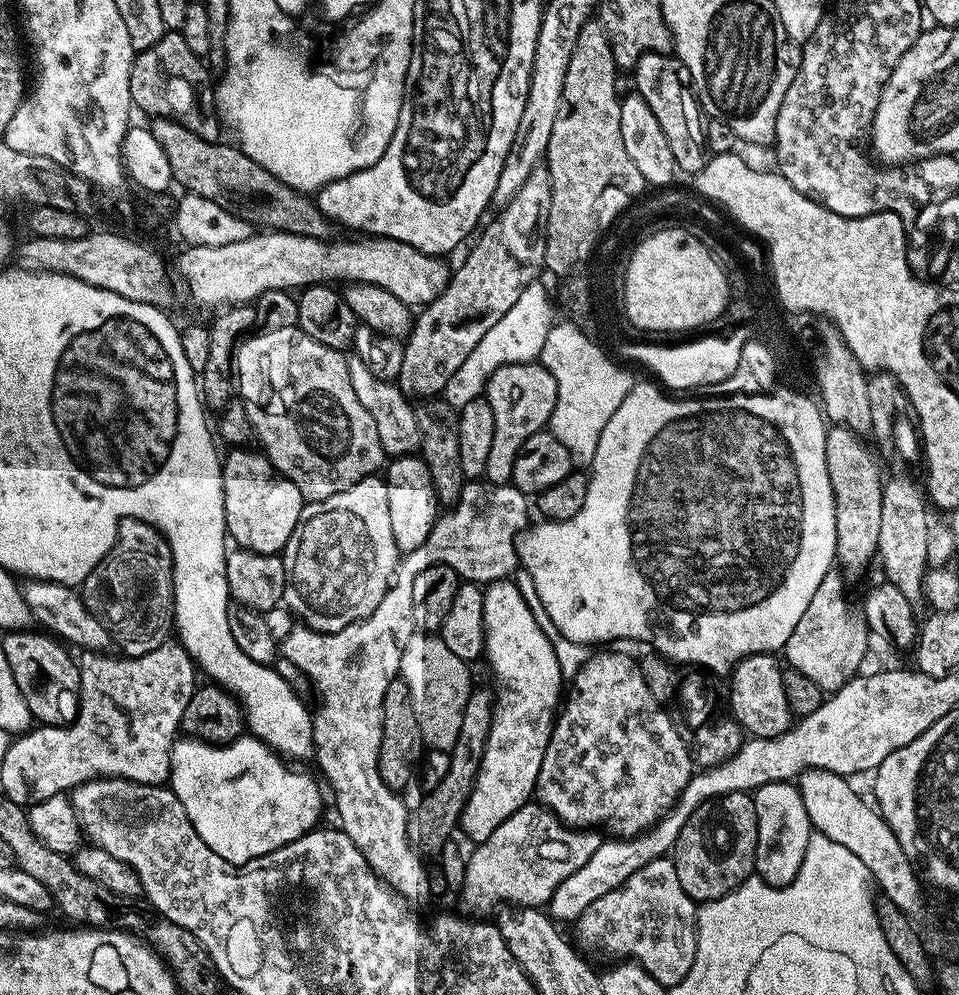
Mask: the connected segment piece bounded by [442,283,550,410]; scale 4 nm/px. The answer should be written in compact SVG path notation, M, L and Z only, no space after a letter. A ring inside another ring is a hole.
M539 283L532 284L526 293L526 298L511 308L502 318L502 322L494 322L490 330L486 330L486 338L474 346L470 358L454 370L454 378L446 382L442 399L451 408L459 410L466 406L466 402L474 402L485 395L488 380L502 366L511 364L530 364L539 357L542 346L546 346L546 334L550 334L548 327L549 309L546 300L550 296L549 290L540 288Z

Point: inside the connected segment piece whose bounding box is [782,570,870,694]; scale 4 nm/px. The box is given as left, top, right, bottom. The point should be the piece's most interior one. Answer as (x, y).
(828, 645)

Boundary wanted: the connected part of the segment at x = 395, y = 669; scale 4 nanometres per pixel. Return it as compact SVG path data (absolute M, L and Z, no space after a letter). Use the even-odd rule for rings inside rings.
M468 482L465 483L464 489L460 491L460 496L456 503L447 509L445 514L437 515L436 525L430 530L430 534L426 538L426 542L422 542L422 546L418 546L418 550L410 550L403 553L402 559L396 565L396 575L389 583L386 594L382 598L382 602L378 602L378 610L374 610L374 614L370 614L366 618L362 618L358 622L354 622L350 626L346 626L337 632L316 632L314 629L307 626L295 626L289 630L285 636L282 636L282 656L287 663L296 667L297 673L301 677L308 676L308 680L312 683L312 688L316 691L316 696L320 699L320 705L314 708L311 713L312 720L312 750L314 753L314 764L320 767L319 775L325 776L328 779L328 784L332 787L332 796L336 799L336 816L338 827L341 832L344 832L350 838L350 842L354 842L354 846L358 846L362 858L366 858L366 862L372 867L378 879L383 880L389 888L393 888L397 894L404 900L415 902L415 900L427 901L430 897L430 882L428 881L428 868L425 861L422 859L421 853L416 851L416 847L410 842L408 837L408 818L410 815L409 805L404 805L404 800L397 789L386 786L386 782L382 780L382 774L378 770L378 754L382 746L382 697L386 695L386 686L389 680L394 680L399 677L400 663L402 662L402 650L404 644L417 631L416 623L414 622L414 578L418 578L418 574L422 574L422 570L427 570L430 566L438 566L445 564L450 566L460 575L461 581L471 582L481 586L487 586L495 582L495 580L507 580L517 571L518 559L516 556L516 537L529 527L530 519L528 520L528 508L530 512L530 500L525 493L522 493L513 488L511 483L507 484L489 484L487 482Z

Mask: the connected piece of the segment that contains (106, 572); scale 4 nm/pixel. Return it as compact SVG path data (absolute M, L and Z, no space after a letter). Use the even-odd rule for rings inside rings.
M127 516L116 527L116 543L112 549L84 579L82 595L90 614L106 626L113 645L123 655L141 656L158 650L158 646L169 639L176 619L172 551L168 539L153 524Z

